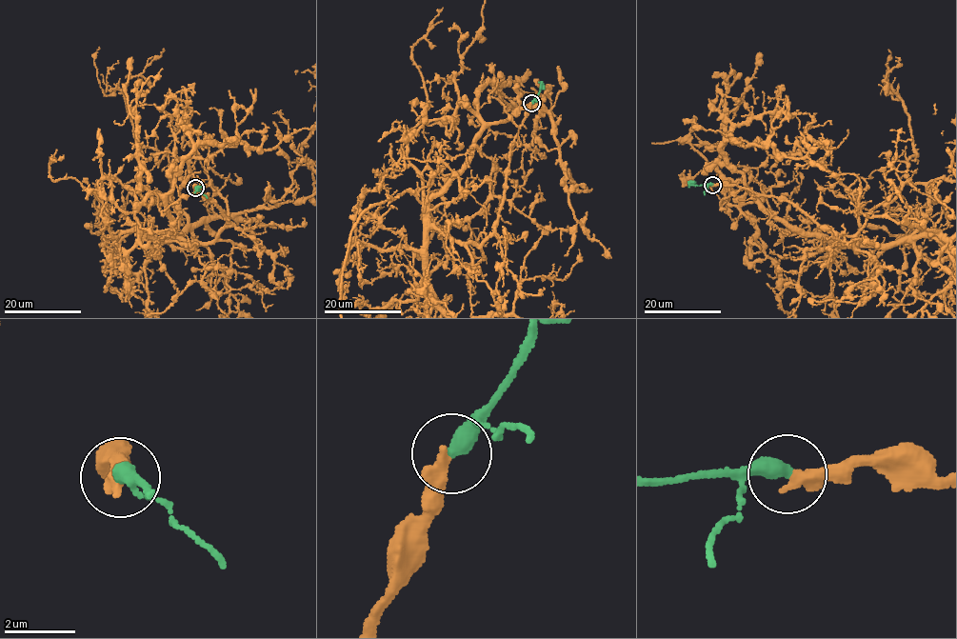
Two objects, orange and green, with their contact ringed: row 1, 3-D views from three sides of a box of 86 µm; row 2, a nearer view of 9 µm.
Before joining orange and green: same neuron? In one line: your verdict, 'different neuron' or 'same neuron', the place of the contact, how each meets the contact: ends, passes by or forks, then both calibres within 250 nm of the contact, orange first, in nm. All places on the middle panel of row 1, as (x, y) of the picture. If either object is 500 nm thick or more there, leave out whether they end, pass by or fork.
same neuron; place (531, 103); orange ends; green ends; calibres 440 and 480 nm

